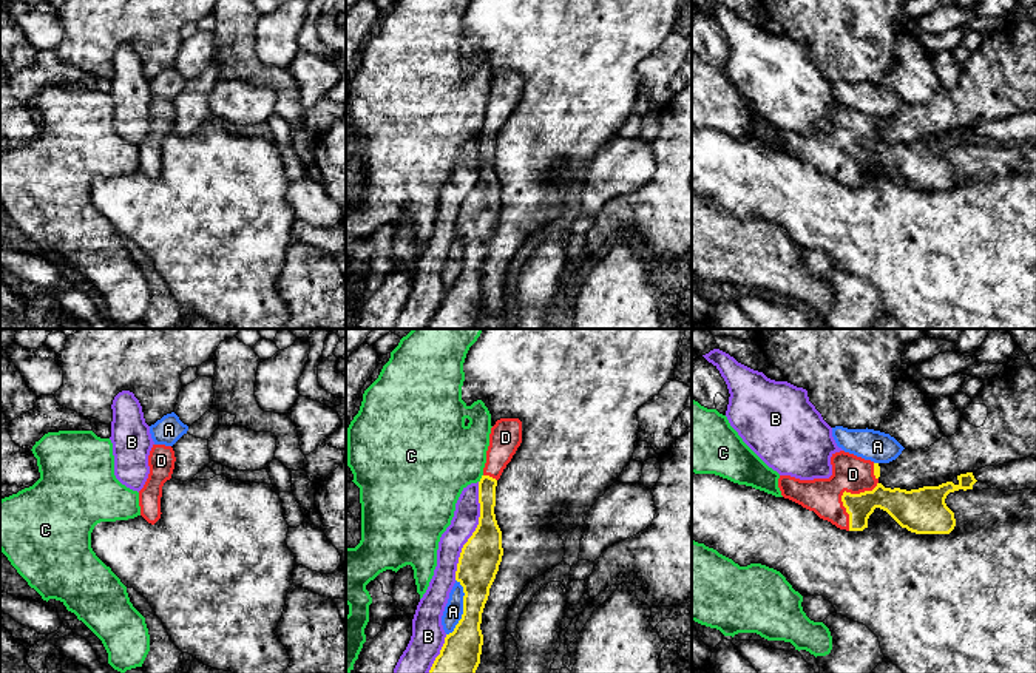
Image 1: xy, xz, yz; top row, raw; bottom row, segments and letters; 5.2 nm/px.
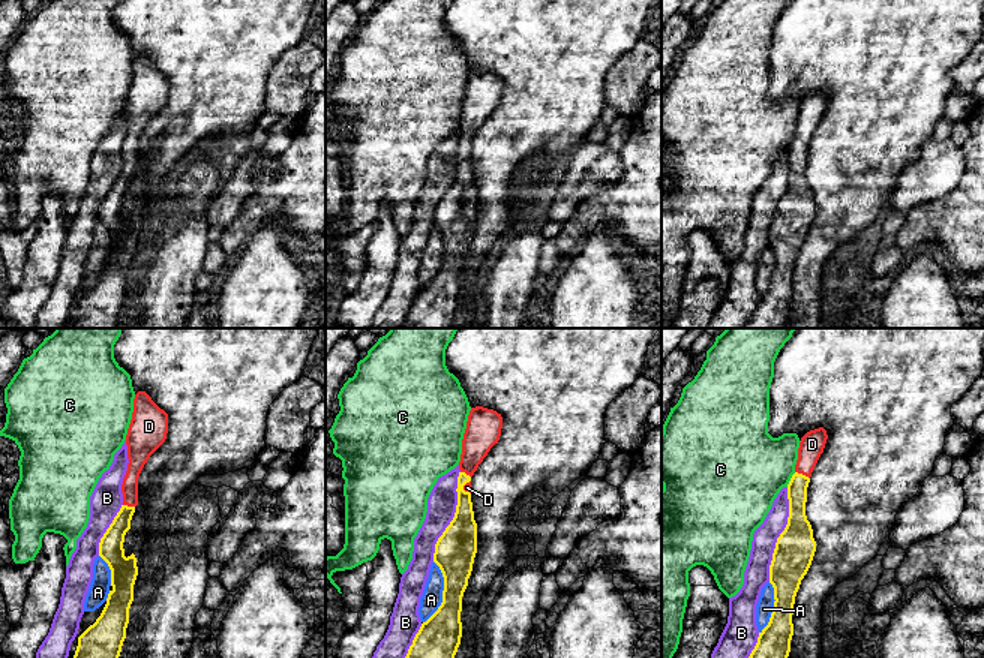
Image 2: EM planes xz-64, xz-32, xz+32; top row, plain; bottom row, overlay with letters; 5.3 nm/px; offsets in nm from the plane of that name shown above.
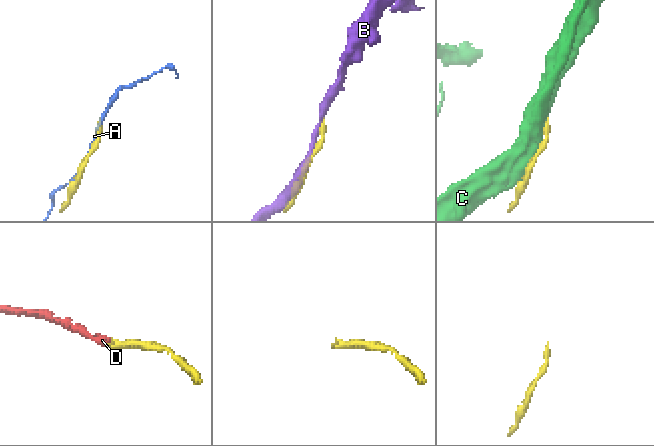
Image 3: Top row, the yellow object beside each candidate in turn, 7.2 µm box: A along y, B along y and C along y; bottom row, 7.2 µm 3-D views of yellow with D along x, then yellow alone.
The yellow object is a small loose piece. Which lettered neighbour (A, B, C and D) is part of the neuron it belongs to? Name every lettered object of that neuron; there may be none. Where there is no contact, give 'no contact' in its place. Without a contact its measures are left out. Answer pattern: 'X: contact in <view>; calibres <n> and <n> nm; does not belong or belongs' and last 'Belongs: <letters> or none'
A: contact in xz; calibres 220 and 100 nm; does not belong
B: contact in xz; calibres 220 and 140 nm; does not belong
C: contact in xz; calibres 100 and 420 nm; does not belong
D: contact in yz; calibres 140 and 190 nm; belongs
Belongs: D

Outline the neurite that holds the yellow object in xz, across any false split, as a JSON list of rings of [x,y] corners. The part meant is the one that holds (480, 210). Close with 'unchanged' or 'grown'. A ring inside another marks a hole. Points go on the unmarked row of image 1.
[[[500,73],[491,82],[486,117],[479,136],[479,179],[463,199],[455,225],[455,235],[465,247],[463,269],[454,286],[446,289],[428,329],[476,329],[480,318],[482,267],[503,210],[502,185],[494,168],[496,140],[520,97],[519,73]]]; grown

